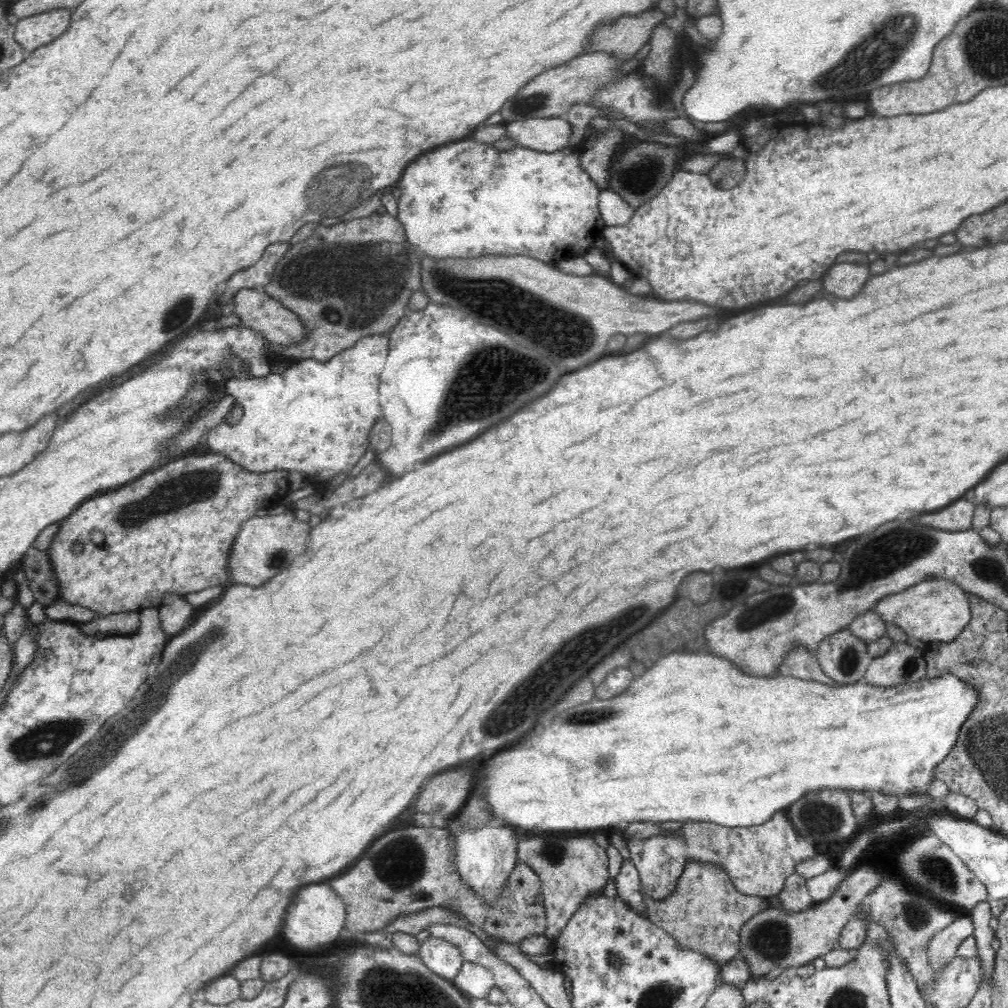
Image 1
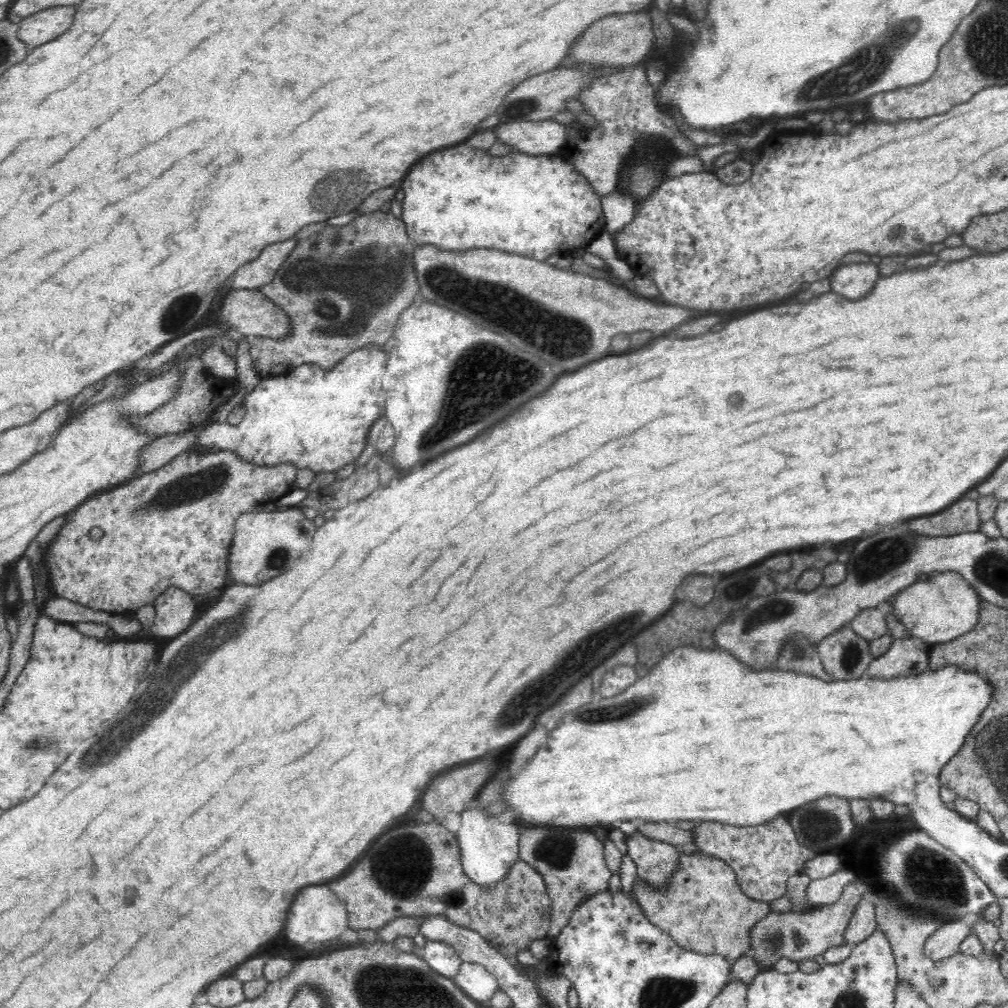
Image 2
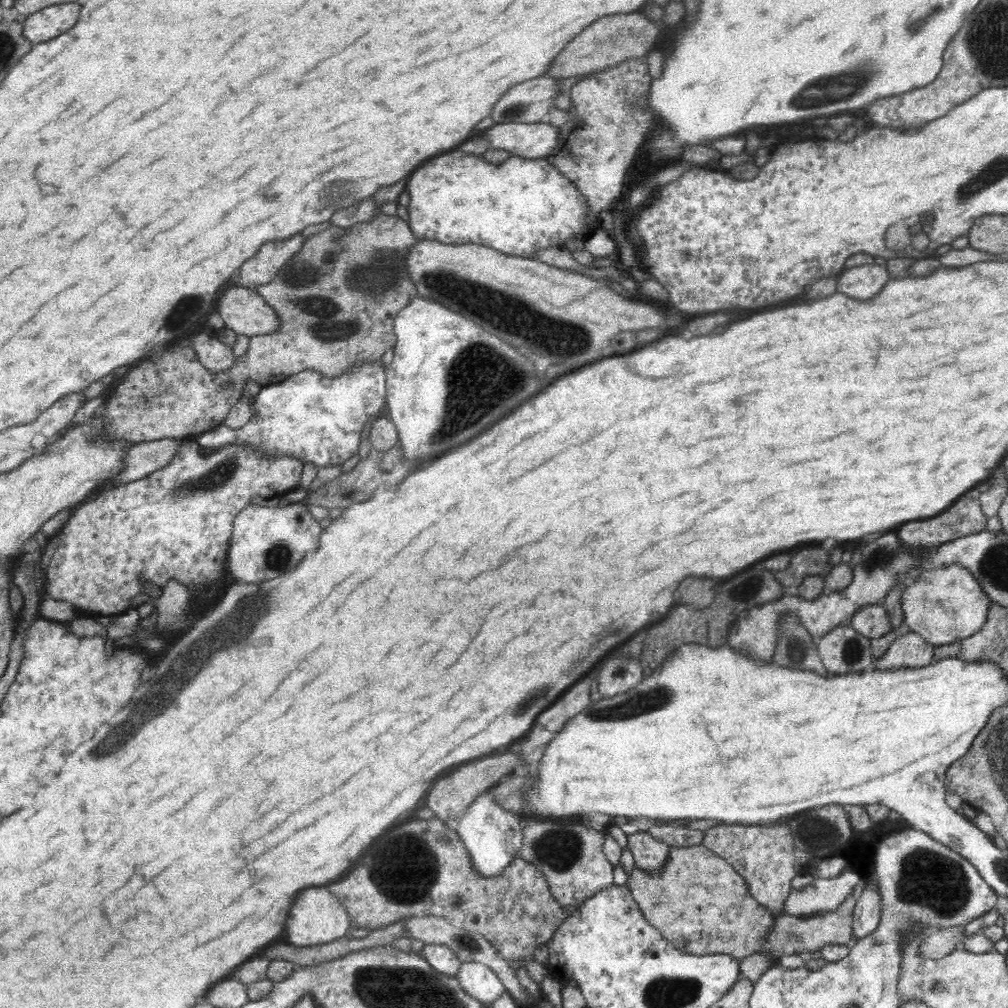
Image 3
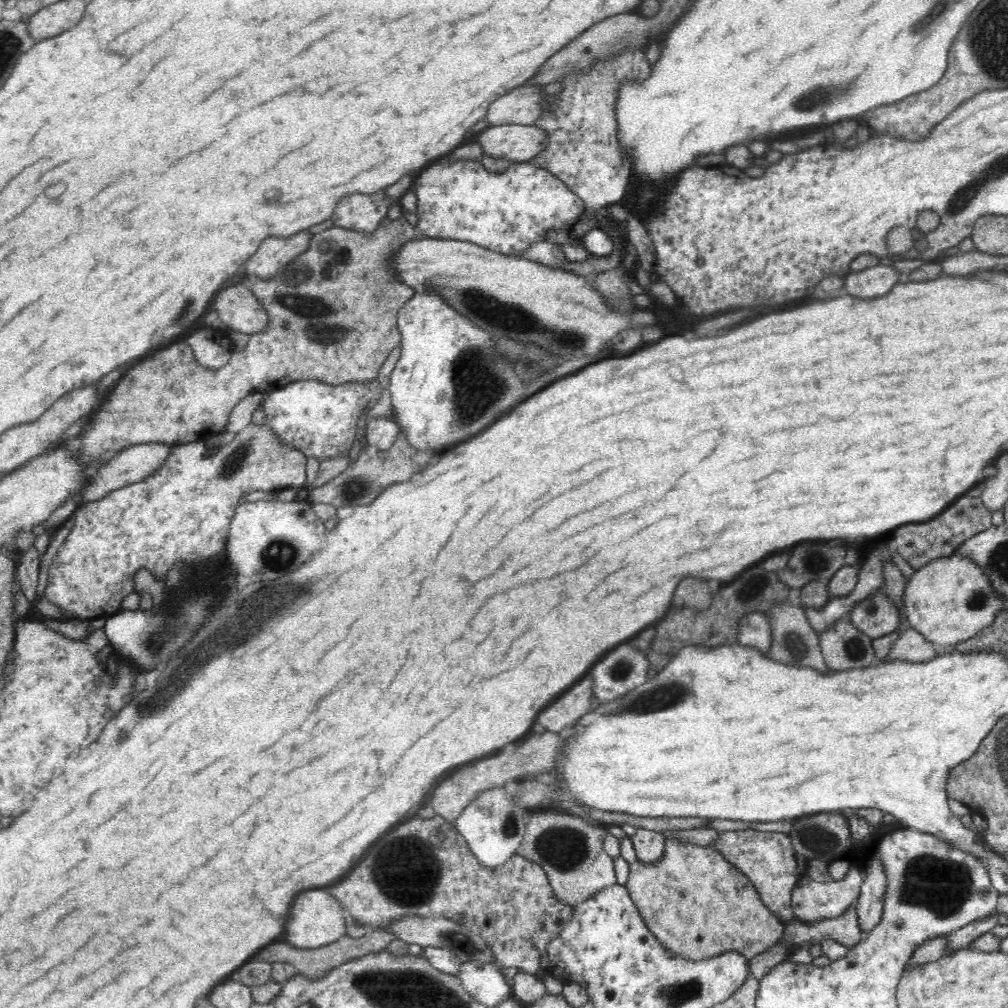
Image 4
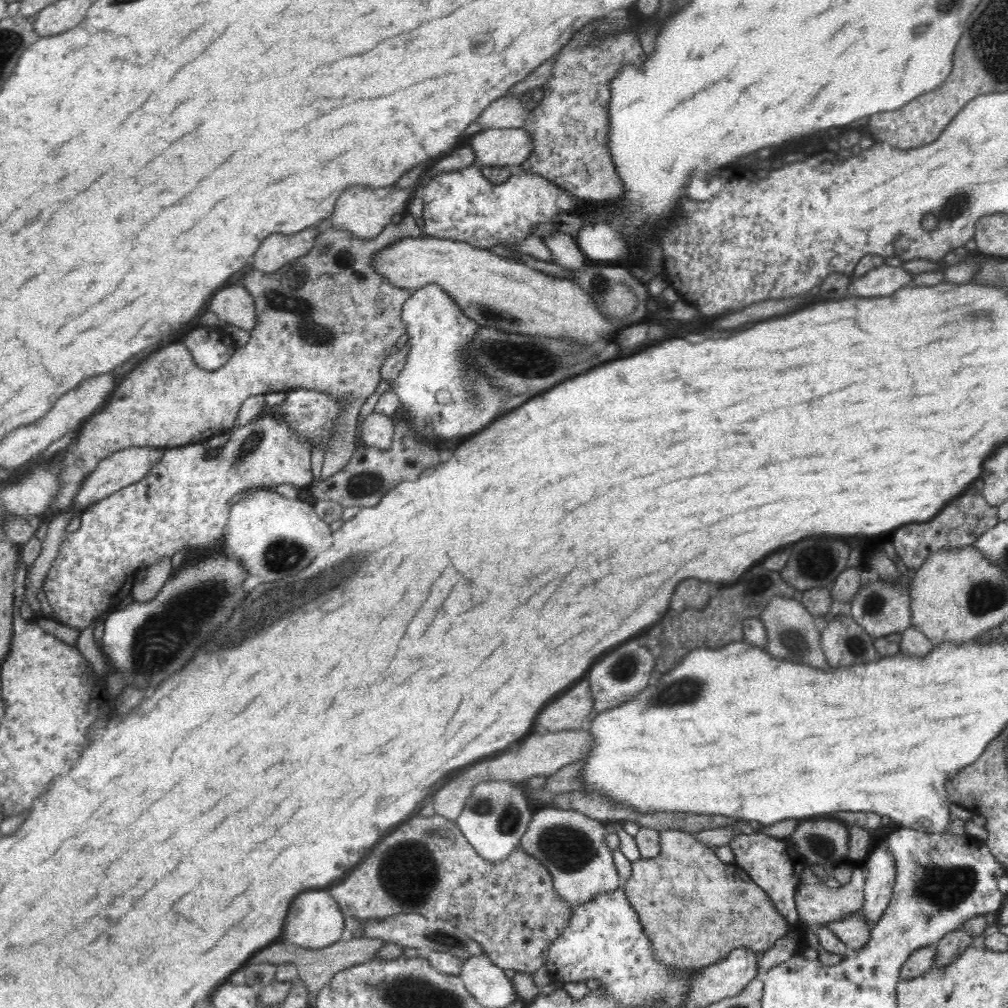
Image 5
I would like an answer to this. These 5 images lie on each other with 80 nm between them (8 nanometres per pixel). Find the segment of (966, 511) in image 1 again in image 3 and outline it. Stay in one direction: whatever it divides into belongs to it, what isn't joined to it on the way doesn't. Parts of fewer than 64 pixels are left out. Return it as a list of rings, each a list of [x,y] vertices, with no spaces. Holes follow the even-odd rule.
[[[963,495],[954,501],[945,511],[942,511],[936,516],[904,524],[900,528],[900,539],[906,543],[906,547],[910,551],[914,551],[916,555],[921,555],[926,549],[931,549],[942,543],[984,531],[987,520],[987,516],[983,515],[979,499],[973,499],[967,495]]]

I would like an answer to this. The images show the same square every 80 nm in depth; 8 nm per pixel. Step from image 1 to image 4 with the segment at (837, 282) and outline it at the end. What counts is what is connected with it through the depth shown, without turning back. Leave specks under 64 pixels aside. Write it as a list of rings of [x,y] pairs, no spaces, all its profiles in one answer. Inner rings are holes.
[[[876,265],[874,268],[866,268],[864,272],[850,274],[844,280],[844,290],[850,296],[858,298],[874,298],[886,294],[894,284],[898,284],[898,276],[902,276],[892,266]]]

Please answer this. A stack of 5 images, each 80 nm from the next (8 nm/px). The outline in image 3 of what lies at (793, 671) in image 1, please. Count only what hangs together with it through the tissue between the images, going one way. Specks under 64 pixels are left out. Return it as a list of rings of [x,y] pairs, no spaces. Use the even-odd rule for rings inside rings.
[[[795,614],[782,618],[781,638],[776,644],[773,662],[792,670],[812,670],[822,676],[831,676],[823,665],[817,649],[817,639],[800,625]]]

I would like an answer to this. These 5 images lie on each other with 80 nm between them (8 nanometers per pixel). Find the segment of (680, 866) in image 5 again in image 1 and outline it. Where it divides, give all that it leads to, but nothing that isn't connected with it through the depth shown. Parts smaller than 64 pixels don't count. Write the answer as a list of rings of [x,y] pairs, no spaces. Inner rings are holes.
[[[696,860],[687,863],[683,876],[676,882],[677,888],[673,896],[654,900],[644,894],[647,917],[675,938],[681,947],[725,964],[739,952],[739,932],[742,925],[751,916],[770,907],[765,898],[741,894],[729,876],[718,865],[698,863]]]

